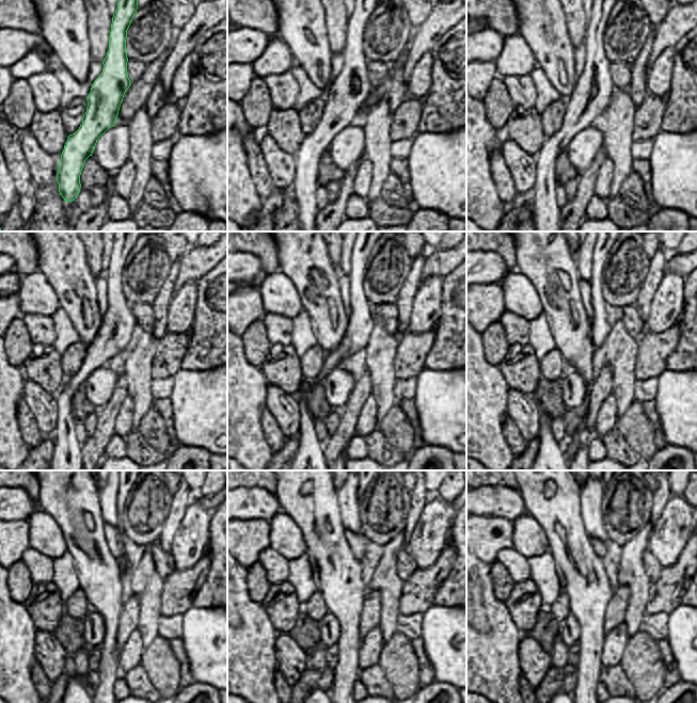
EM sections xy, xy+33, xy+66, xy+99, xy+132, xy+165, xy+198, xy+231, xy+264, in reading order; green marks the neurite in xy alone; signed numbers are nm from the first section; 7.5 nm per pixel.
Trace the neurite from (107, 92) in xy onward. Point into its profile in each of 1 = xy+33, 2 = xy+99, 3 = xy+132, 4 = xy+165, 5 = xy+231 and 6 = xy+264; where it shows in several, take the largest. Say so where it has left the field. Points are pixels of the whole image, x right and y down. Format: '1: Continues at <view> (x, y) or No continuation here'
1: Continues at xy+33 (349, 92)
2: Continues at xy+99 (119, 324)
3: Continues at xy+132 (362, 321)
4: Continues at xy+165 (601, 322)
5: Continues at xy+231 (347, 673)
6: Continues at xy+264 (588, 675).

